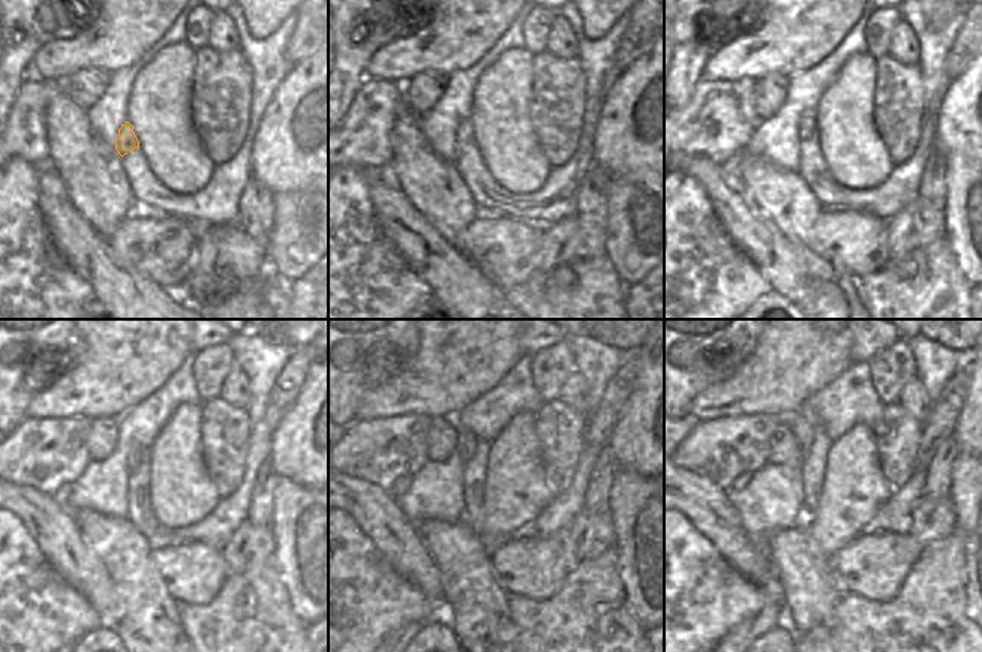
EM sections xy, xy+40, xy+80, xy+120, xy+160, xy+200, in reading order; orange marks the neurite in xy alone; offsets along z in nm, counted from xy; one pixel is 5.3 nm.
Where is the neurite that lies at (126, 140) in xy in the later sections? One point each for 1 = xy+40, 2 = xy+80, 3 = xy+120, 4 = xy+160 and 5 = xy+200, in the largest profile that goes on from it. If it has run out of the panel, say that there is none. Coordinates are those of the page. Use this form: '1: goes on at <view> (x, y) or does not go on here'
1: goes on at xy+40 (464, 138)
2: goes on at xy+80 (807, 125)
3: goes on at xy+120 (135, 456)
4: goes on at xy+160 (467, 439)
5: goes on at xy+200 (798, 423)

